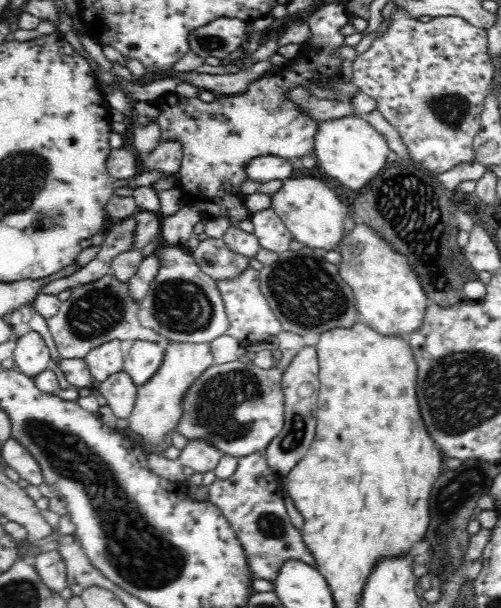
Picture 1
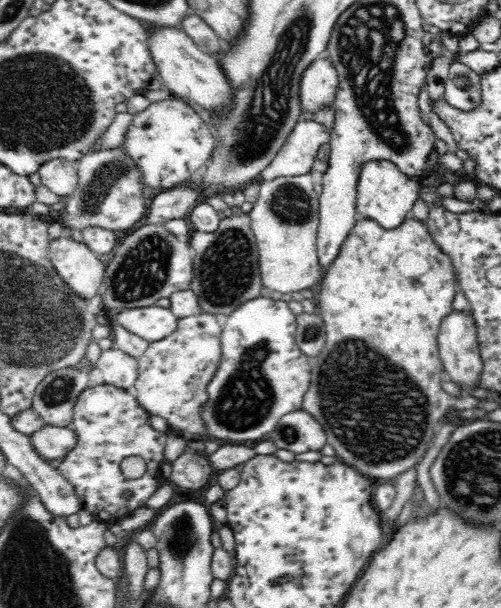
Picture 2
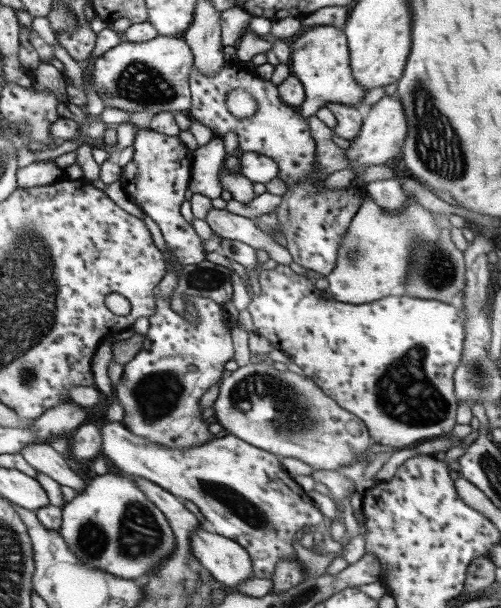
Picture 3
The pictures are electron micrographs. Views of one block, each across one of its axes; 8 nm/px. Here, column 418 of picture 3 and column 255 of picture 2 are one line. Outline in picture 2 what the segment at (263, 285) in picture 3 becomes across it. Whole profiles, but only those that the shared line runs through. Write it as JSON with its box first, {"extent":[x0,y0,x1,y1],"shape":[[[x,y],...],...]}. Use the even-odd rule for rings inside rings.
{"extent":[201,297,311,442],"shape":[[[258,297],[244,302],[222,322],[222,360],[217,373],[208,383],[209,401],[201,408],[201,417],[209,428],[209,434],[221,442],[259,442],[267,439],[277,422],[285,414],[302,409],[303,396],[311,383],[309,358],[297,345],[295,334],[297,317],[288,308],[287,302],[272,297]]]}

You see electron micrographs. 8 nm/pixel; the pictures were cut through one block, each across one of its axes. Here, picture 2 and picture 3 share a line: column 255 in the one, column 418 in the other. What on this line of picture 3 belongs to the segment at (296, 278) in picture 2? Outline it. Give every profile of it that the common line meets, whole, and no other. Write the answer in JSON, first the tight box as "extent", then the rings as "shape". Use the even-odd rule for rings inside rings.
{"extent":[324,192,441,304],"shape":[[[403,192],[403,195],[405,195],[405,206],[397,214],[389,214],[389,212],[381,210],[369,196],[363,198],[361,206],[358,206],[347,230],[341,236],[339,246],[337,246],[335,266],[329,274],[324,275],[328,284],[326,294],[333,297],[336,302],[366,304],[391,294],[391,288],[405,286],[407,265],[409,265],[409,259],[411,259],[413,241],[419,239],[419,237],[427,241],[439,239],[441,229],[437,226],[435,213],[433,214],[431,210],[425,210],[417,200],[413,200],[405,192]]]}

